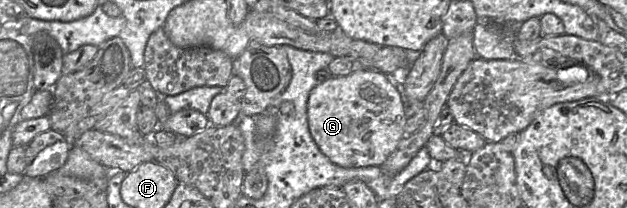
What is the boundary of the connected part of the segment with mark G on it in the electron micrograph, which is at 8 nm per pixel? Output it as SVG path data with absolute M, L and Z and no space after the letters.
M376 70L333 76L317 84L307 101L312 138L334 164L344 168L380 167L405 137L405 111L394 82Z

